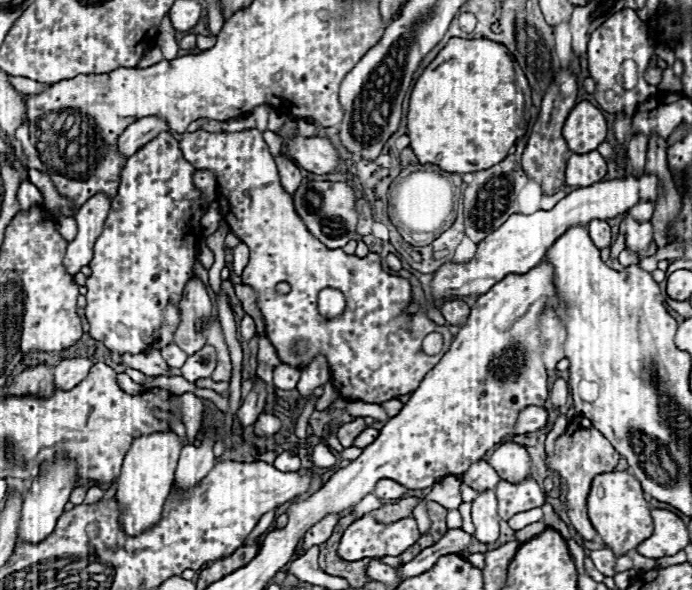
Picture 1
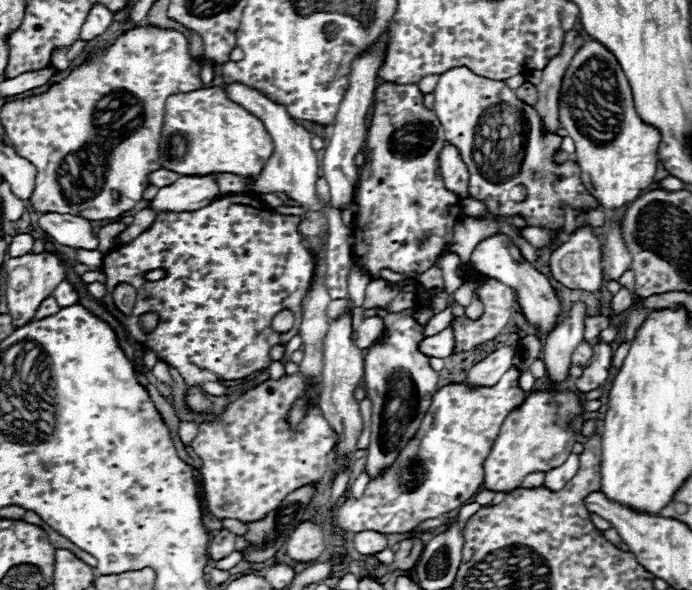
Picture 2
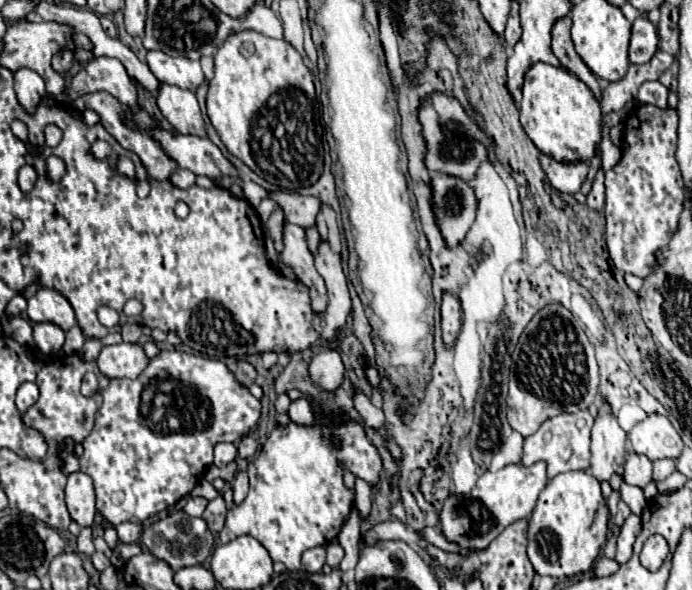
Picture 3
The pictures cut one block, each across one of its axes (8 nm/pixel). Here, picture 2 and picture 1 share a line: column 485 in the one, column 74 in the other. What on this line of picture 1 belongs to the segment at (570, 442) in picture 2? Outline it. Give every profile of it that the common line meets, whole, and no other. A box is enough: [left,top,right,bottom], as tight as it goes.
[16,458,76,542]

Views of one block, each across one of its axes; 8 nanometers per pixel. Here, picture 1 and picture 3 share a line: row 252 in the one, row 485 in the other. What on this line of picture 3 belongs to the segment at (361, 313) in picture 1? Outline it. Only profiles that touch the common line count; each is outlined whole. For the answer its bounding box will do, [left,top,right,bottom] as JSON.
[220,410,382,570]

